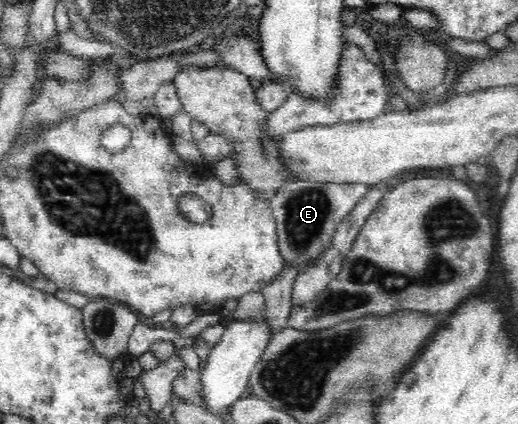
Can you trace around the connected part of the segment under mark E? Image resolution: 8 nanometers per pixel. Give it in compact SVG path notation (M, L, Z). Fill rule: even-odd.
M303 179L285 184L270 204L276 218L279 248L284 261L299 265L301 270L307 261L320 255L328 247L341 219L355 208L369 187L365 183L320 183Z

